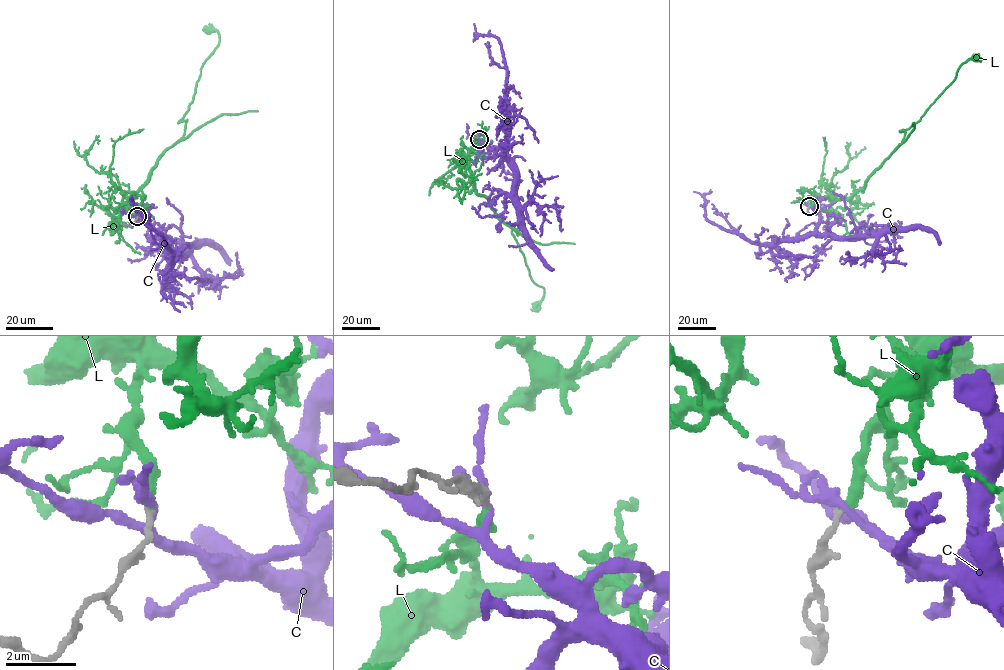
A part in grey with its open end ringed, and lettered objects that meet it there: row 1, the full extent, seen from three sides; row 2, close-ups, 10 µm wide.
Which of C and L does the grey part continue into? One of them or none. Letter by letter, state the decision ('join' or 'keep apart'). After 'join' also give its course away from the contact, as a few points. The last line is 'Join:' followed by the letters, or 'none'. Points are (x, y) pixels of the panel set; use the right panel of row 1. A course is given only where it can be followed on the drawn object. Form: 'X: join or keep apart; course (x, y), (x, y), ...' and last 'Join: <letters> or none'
C: keep apart
L: join; course (809, 206), (813, 198), (850, 198), (865, 186), (901, 143), (899, 131), (920, 119), (962, 64), (979, 58)
Join: L

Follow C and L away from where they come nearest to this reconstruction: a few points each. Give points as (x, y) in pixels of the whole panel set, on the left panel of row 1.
C: (137, 216), (172, 253), (171, 263), (171, 253), (164, 238), (147, 224), (130, 198)
L: (137, 216), (136, 206), (124, 206), (182, 137), (187, 120), (178, 122), (218, 44), (216, 30), (202, 29)

